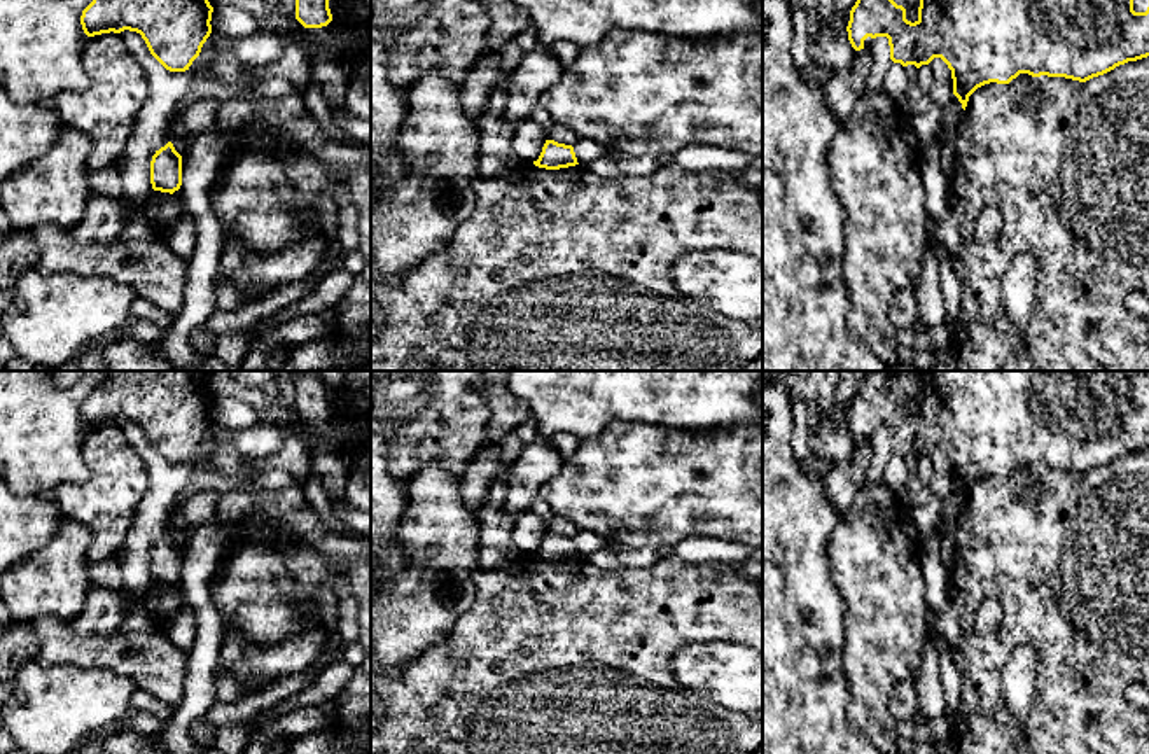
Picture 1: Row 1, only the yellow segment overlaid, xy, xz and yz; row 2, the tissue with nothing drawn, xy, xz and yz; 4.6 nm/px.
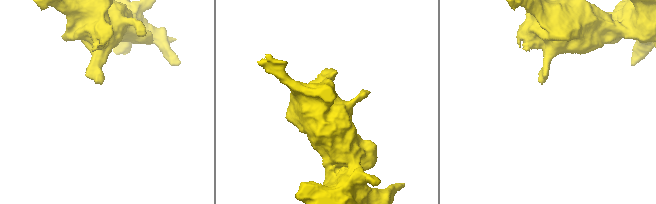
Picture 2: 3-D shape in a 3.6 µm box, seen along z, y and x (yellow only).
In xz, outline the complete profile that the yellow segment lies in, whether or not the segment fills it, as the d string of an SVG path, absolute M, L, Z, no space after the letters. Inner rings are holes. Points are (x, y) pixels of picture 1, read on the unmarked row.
M546 532L542 544L539 551L533 553L533 556L546 562L560 562L575 558L579 555L572 537L558 535L554 532Z

